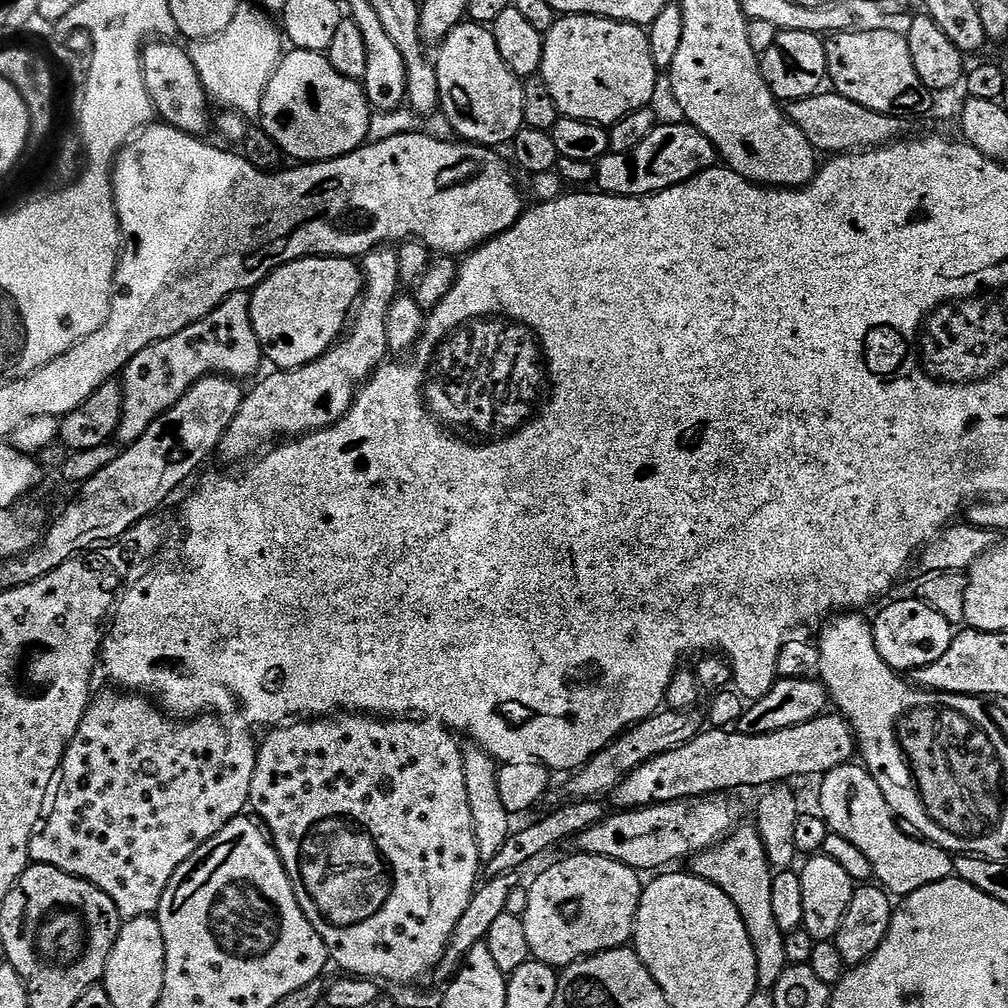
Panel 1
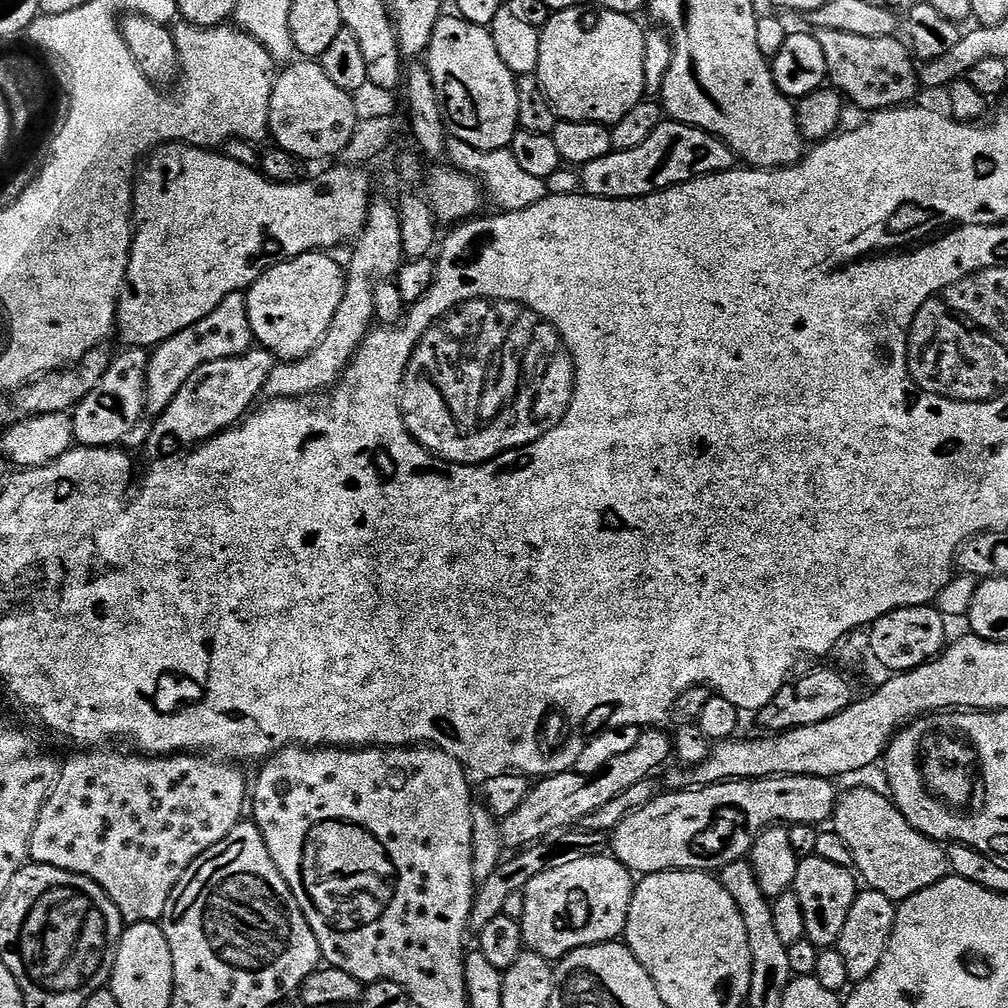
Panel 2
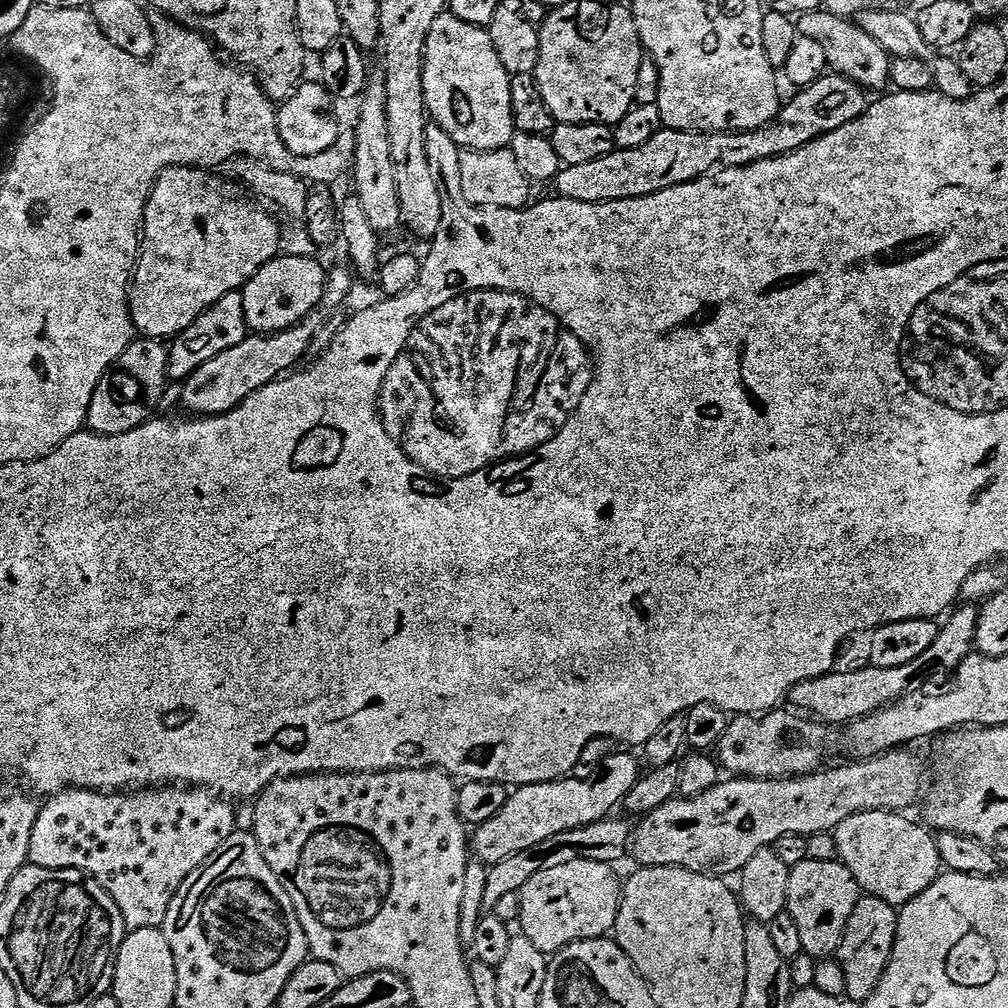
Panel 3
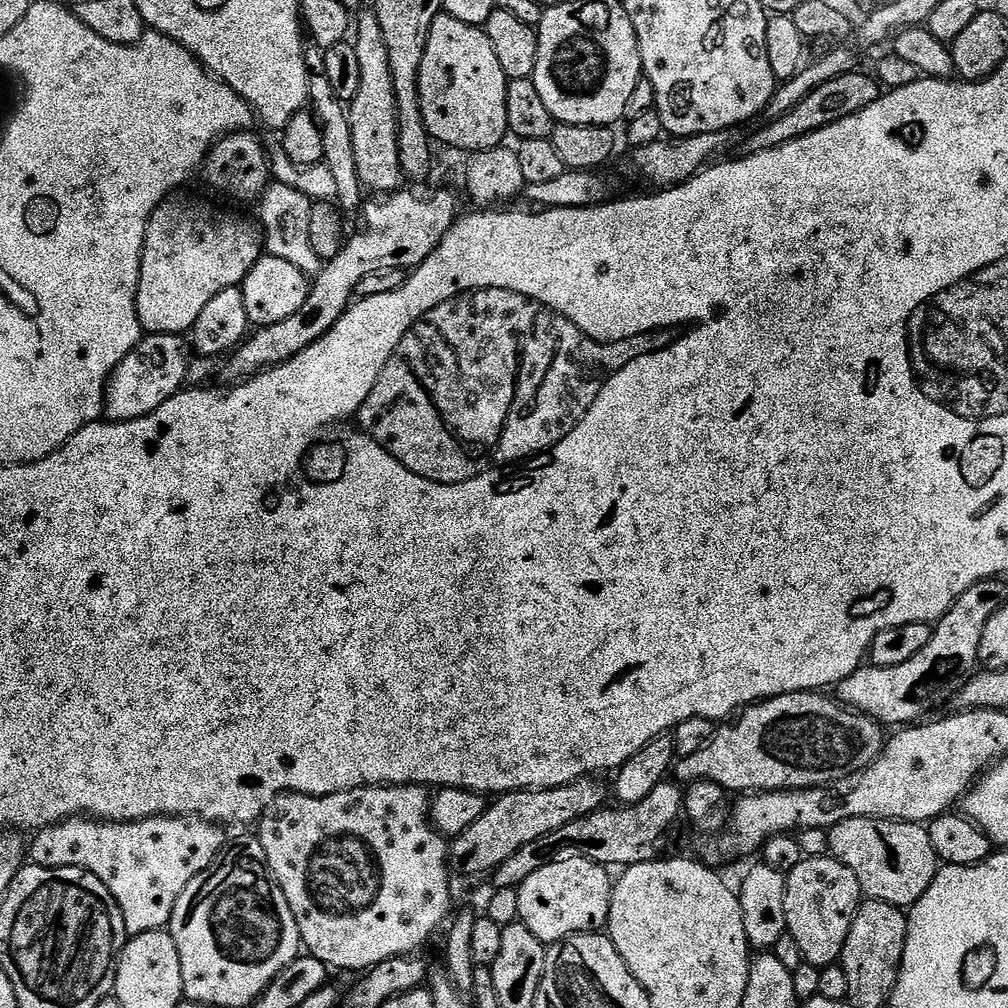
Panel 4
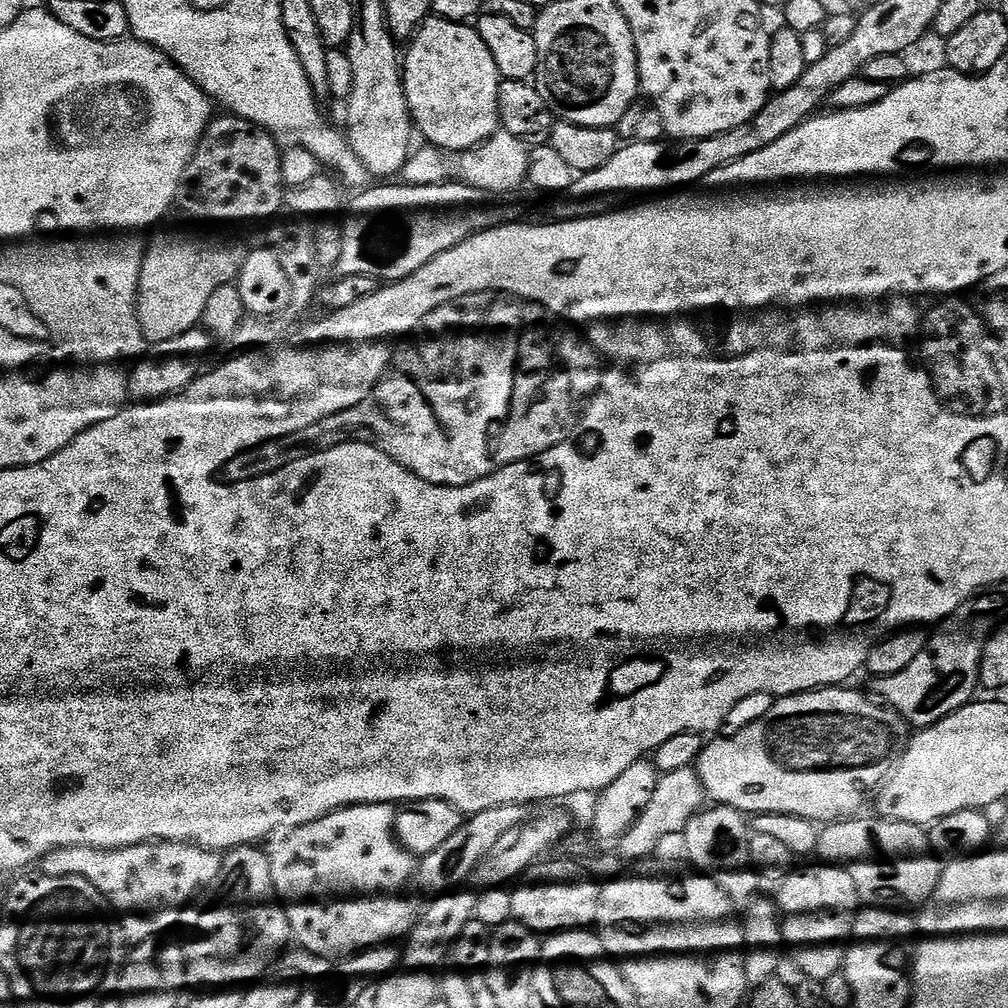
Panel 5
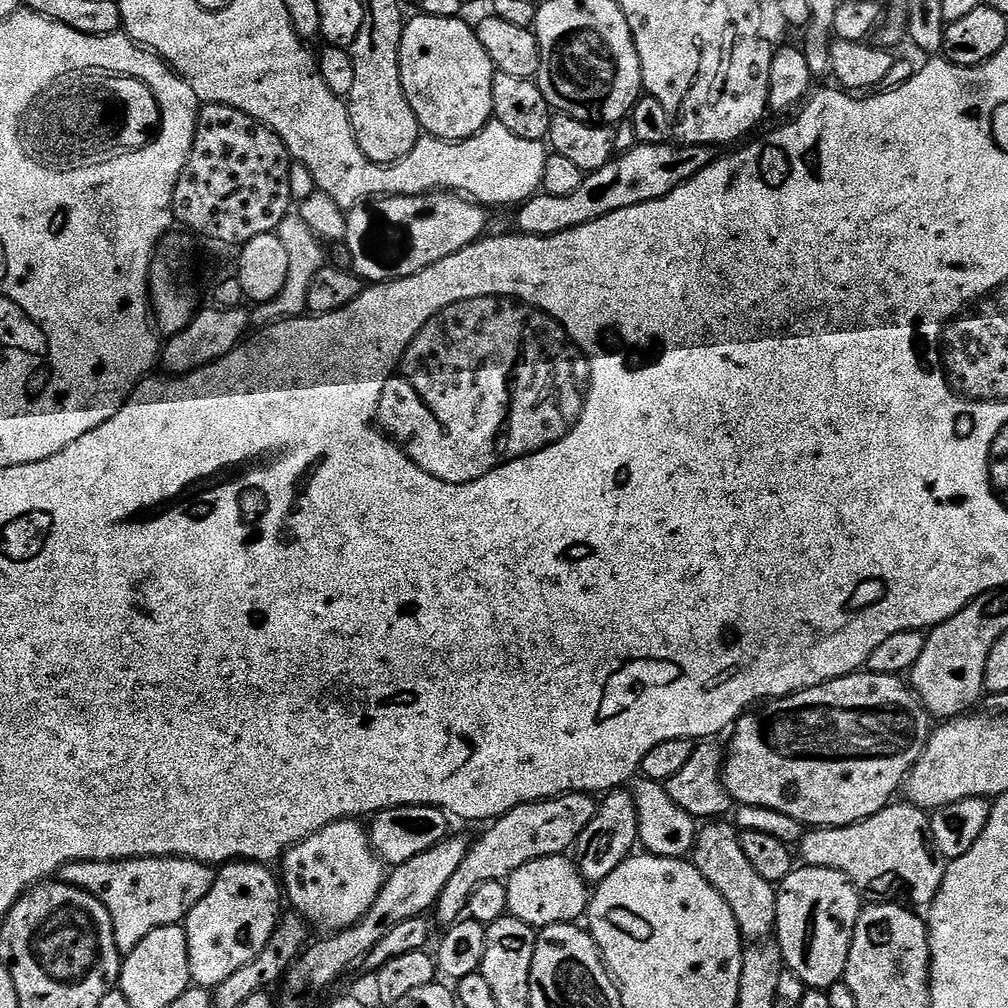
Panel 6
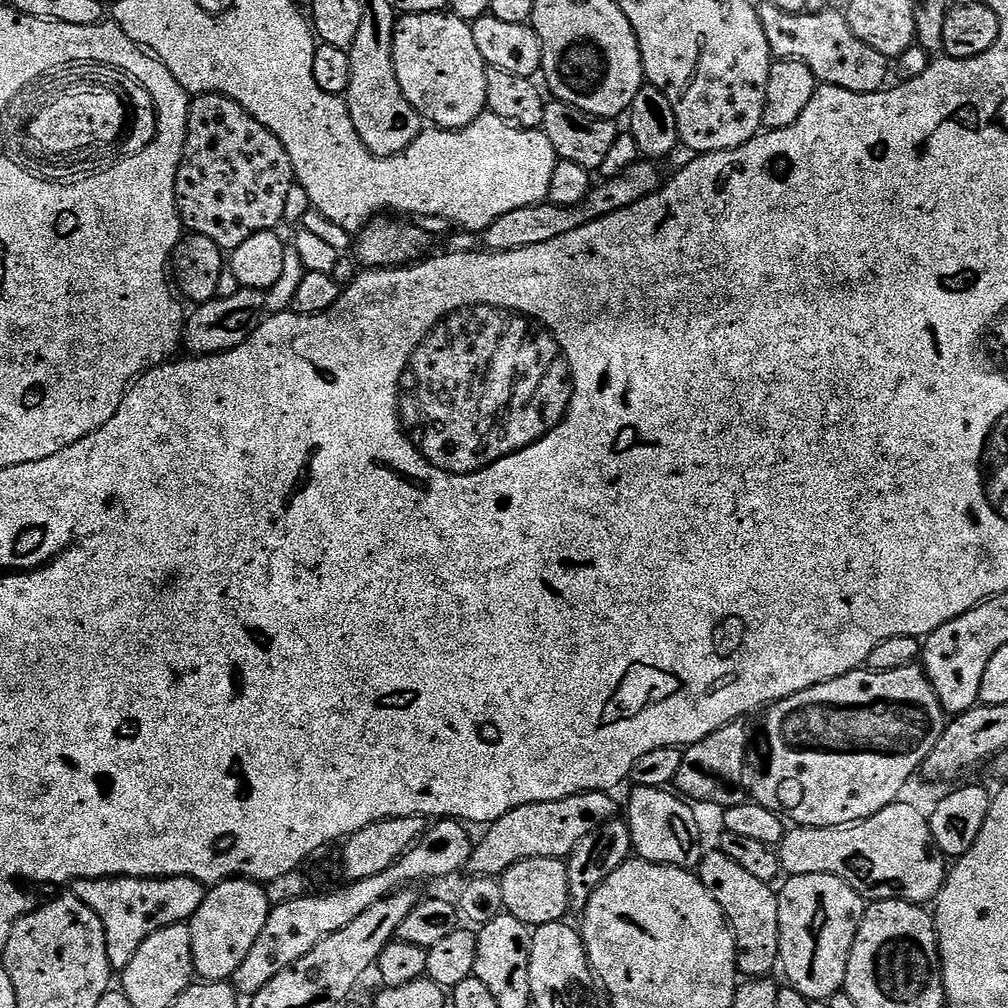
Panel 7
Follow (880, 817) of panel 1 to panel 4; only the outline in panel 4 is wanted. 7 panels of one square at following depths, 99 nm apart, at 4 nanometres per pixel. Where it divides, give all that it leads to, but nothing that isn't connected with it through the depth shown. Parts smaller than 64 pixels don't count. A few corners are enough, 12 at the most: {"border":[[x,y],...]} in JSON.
{"border":[[850,818],[831,855],[861,893],[911,909],[938,871],[927,827]]}

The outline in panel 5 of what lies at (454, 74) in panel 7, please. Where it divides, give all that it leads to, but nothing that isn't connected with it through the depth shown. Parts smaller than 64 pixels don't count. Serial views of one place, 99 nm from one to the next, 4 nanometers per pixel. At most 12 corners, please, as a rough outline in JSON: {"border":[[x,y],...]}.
{"border":[[429,18],[402,56],[415,131],[459,154],[500,128],[475,27]]}

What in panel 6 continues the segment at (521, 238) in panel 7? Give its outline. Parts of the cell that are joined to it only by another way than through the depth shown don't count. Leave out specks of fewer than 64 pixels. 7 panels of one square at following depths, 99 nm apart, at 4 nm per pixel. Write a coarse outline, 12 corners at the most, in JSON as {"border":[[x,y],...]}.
{"border":[[642,144],[572,194],[515,209],[553,236],[670,194],[714,159],[706,144]]}

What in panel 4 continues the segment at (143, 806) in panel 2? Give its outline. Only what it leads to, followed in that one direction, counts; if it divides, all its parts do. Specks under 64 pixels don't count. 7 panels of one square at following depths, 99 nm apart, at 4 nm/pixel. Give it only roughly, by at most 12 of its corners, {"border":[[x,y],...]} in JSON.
{"border":[[194,816],[73,818],[30,860],[110,890],[129,937],[167,929],[226,846]]}

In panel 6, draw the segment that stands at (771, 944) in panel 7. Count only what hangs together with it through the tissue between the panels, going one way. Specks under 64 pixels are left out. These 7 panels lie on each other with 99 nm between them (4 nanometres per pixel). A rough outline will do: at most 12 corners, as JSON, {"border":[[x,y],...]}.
{"border":[[728,822],[699,829],[691,863],[726,898],[740,935],[764,942],[777,889]]}

